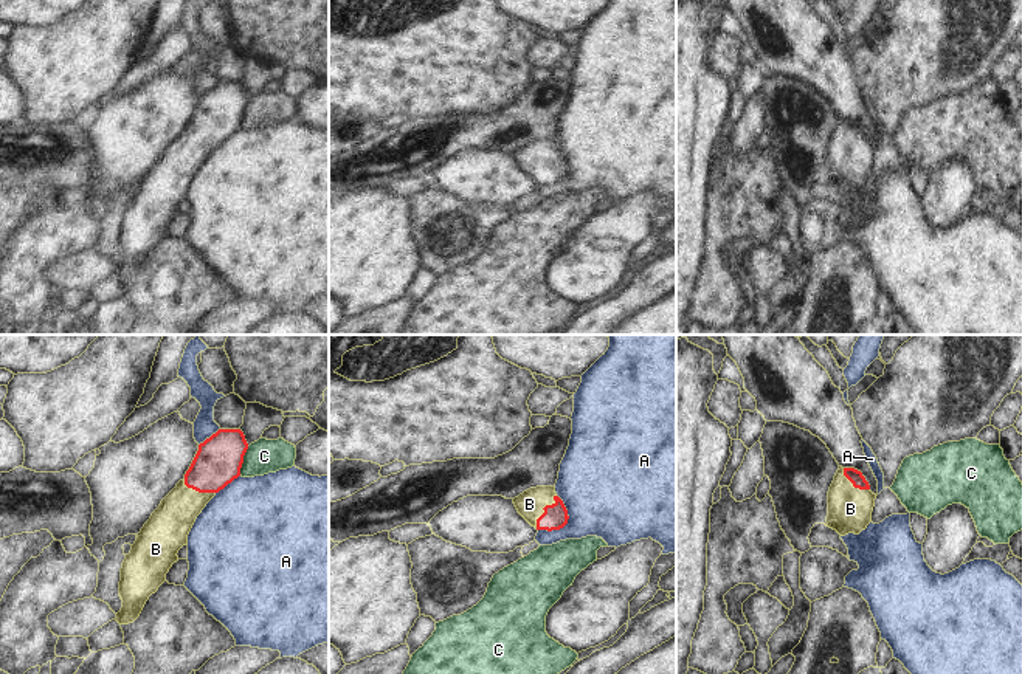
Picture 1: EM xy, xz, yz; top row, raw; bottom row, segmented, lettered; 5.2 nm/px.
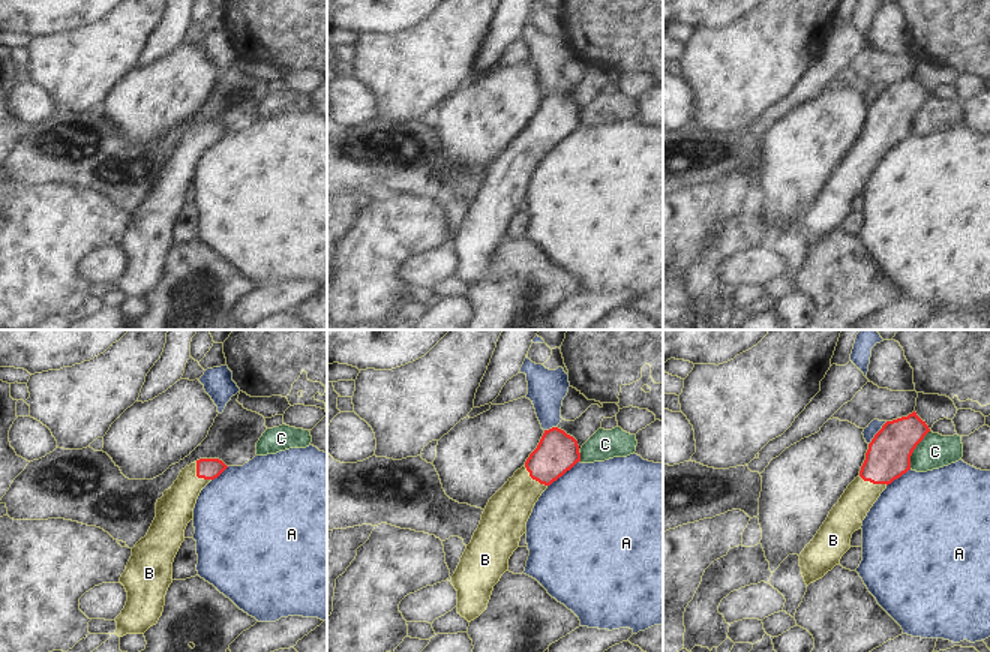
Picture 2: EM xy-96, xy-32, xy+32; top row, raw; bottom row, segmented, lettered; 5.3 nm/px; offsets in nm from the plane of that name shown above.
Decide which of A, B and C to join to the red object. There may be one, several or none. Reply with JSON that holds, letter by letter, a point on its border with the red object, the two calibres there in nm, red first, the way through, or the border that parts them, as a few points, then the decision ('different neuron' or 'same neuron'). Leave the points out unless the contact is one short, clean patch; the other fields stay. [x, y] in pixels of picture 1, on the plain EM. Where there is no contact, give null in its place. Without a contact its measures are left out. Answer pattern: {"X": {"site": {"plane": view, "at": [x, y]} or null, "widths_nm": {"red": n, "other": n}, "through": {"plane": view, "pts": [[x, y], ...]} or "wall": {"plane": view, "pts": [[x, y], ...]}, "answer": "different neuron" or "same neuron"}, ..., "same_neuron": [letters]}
{"A": {"site": {"plane": "xz", "at": [566, 175]}, "widths_nm": {"red": 130, "other": 440}, "wall": {"plane": "xz", "pts": [[557, 147], [566, 163], [568, 174], [559, 182], [538, 183]]}, "answer": "different neuron"}, "B": {"site": {"plane": "xz", "at": [543, 161]}, "widths_nm": {"red": 130, "other": 140}, "through": {"plane": "xz", "pts": [[555, 169], [543, 161], [529, 157]]}, "answer": "same neuron"}, "C": {"site": {"plane": "xy", "at": [242, 113]}, "widths_nm": {"red": 240, "other": 180}, "answer": "different neuron"}, "same_neuron": ["B"]}

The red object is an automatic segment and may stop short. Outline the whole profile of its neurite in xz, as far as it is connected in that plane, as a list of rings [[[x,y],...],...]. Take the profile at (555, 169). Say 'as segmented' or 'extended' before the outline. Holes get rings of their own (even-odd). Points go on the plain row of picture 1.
extended; [[[537,139],[513,152],[518,166],[537,183],[560,183],[568,177],[568,163],[555,139]]]

